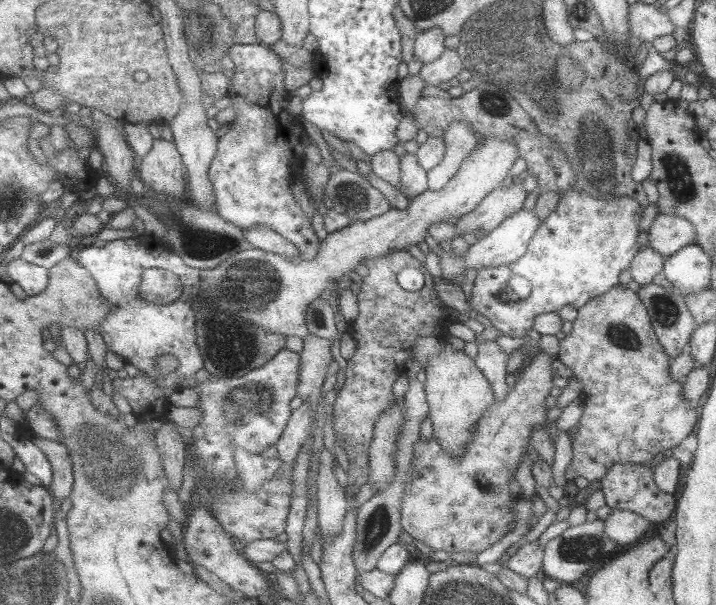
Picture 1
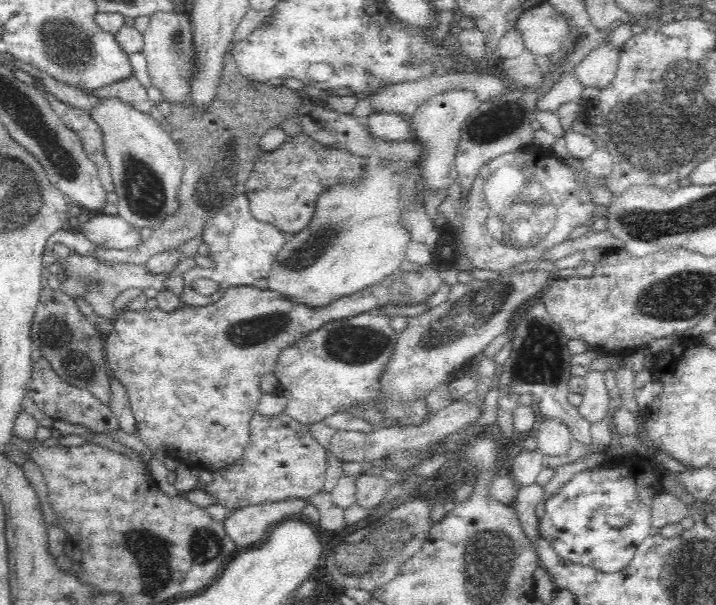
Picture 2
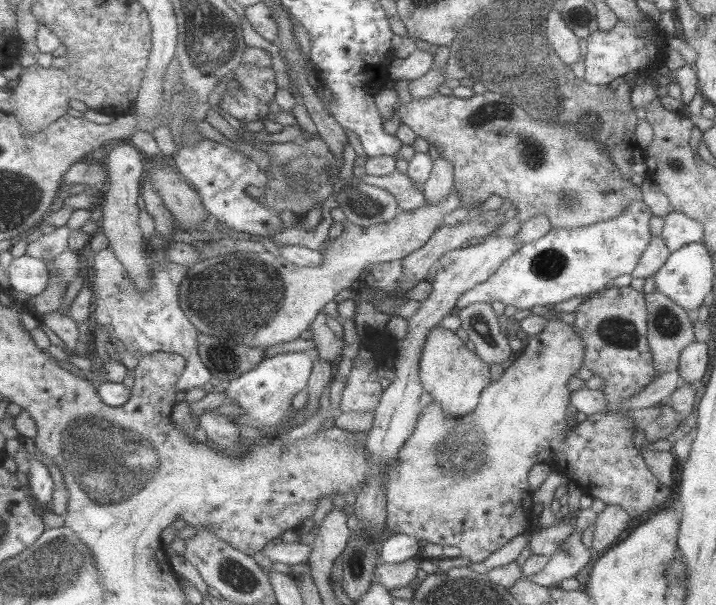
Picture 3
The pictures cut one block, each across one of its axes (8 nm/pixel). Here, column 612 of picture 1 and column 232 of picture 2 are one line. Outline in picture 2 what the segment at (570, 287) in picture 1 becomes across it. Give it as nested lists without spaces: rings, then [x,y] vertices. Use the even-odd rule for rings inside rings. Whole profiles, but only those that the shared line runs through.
[[[240,194],[230,204],[222,208],[206,221],[201,237],[210,246],[210,258],[214,261],[214,270],[195,267],[183,275],[181,302],[192,306],[206,306],[222,298],[222,294],[232,286],[253,285],[258,278],[267,278],[278,252],[287,242],[289,235],[278,230],[269,222],[260,222],[254,218],[246,194]],[[199,278],[208,278],[217,282],[219,288],[210,295],[195,291],[193,283]]]

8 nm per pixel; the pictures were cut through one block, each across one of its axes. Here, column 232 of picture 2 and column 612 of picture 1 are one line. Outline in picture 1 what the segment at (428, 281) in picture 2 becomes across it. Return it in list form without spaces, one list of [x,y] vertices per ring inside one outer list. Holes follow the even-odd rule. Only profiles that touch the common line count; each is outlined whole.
[[[619,284],[597,298],[590,298],[577,309],[571,331],[558,340],[558,346],[556,359],[583,385],[580,397],[584,409],[576,424],[577,433],[570,439],[572,459],[566,472],[567,480],[576,476],[589,482],[598,480],[616,462],[652,464],[657,452],[676,447],[693,430],[697,422],[697,402],[683,398],[682,385],[668,375],[671,358],[658,343],[638,292]]]

